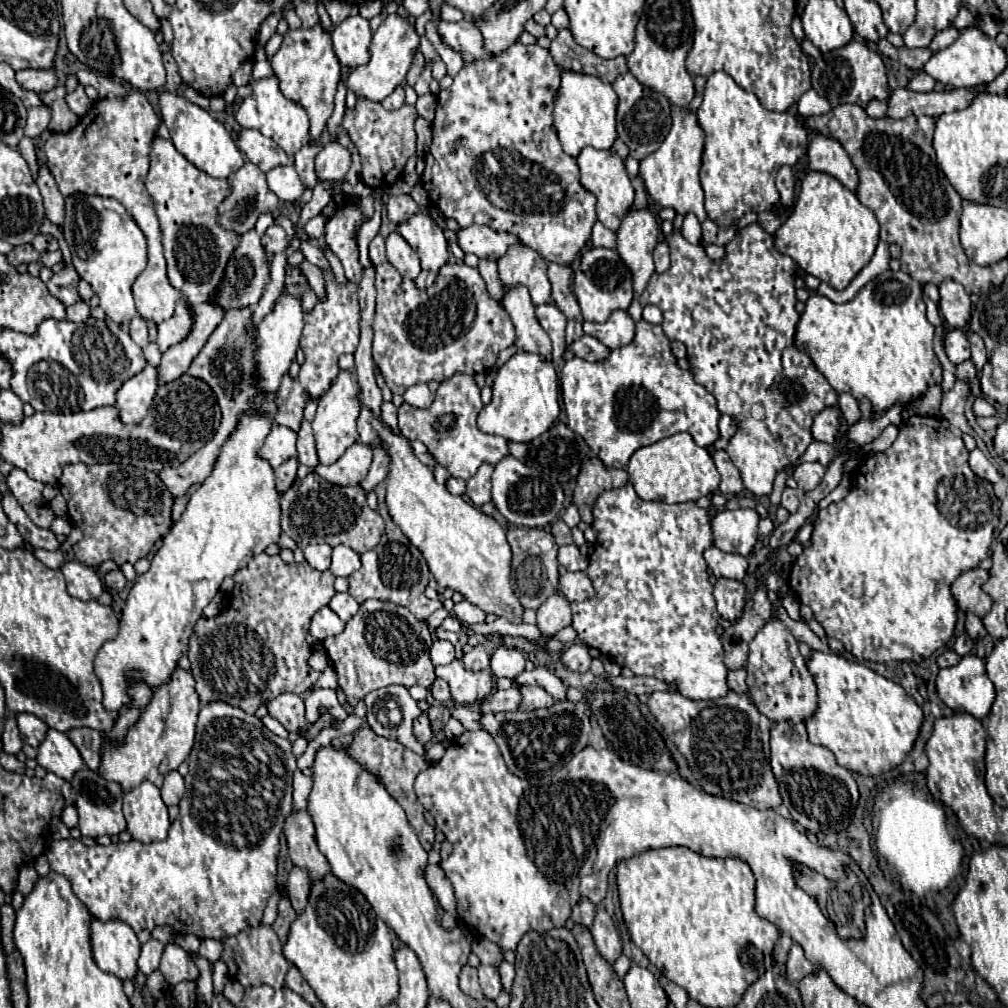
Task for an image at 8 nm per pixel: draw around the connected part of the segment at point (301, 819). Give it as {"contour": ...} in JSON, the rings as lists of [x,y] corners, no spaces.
{"contour":[[[307,810],[291,814],[285,820],[285,838],[289,844],[289,858],[293,866],[299,866],[309,872],[309,878],[323,878],[331,872],[327,858],[319,852],[315,842],[315,826]]]}

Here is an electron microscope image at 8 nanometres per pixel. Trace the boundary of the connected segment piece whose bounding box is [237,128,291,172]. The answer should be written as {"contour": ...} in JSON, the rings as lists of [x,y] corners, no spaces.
{"contour":[[[241,128],[237,146],[247,156],[247,160],[257,164],[263,172],[267,172],[279,164],[291,164],[291,158],[271,138],[265,138],[257,130]]]}

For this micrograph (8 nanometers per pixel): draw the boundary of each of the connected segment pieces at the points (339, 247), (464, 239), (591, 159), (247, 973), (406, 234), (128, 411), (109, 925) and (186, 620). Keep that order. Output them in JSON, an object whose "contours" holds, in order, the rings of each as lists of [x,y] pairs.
{"contours":[[[[341,204],[337,206],[335,214],[329,218],[325,226],[329,248],[339,256],[347,280],[357,284],[363,276],[363,268],[359,264],[359,250],[357,242],[353,240],[353,232],[359,230],[361,224],[363,224],[361,208],[357,204]]],[[[469,226],[459,230],[459,246],[477,258],[503,258],[511,246],[521,246],[515,234],[495,232],[489,226]]],[[[583,148],[581,154],[577,156],[577,164],[579,164],[579,172],[581,172],[581,184],[585,190],[589,190],[591,194],[595,194],[597,198],[597,218],[613,232],[617,232],[617,228],[621,226],[623,214],[631,208],[633,204],[633,186],[631,186],[631,178],[625,170],[623,158],[619,158],[619,154],[615,154],[613,150],[597,150],[597,148]]],[[[263,924],[257,928],[247,928],[247,930],[239,932],[237,938],[235,936],[225,938],[225,948],[223,948],[221,958],[229,966],[229,976],[239,980],[245,988],[267,984],[267,986],[273,986],[275,990],[279,990],[279,988],[283,988],[285,974],[291,968],[289,960],[283,956],[283,946],[279,942],[277,934],[273,932],[271,926],[263,926]]],[[[419,212],[411,216],[407,222],[397,226],[397,232],[419,254],[423,270],[437,274],[439,268],[449,260],[449,246],[445,234],[427,214]]],[[[145,366],[143,372],[123,382],[117,394],[117,414],[121,422],[135,424],[147,416],[147,410],[157,392],[157,368]]],[[[91,920],[91,950],[95,964],[121,980],[133,980],[141,944],[123,920]]],[[[283,290],[283,294],[277,298],[273,310],[257,324],[257,330],[255,330],[255,344],[257,344],[257,350],[255,350],[255,374],[253,374],[255,380],[253,380],[253,386],[257,388],[257,396],[249,402],[249,408],[251,408],[251,410],[245,412],[245,414],[241,414],[241,418],[239,418],[235,430],[231,432],[231,436],[227,438],[227,442],[221,446],[221,452],[219,452],[219,456],[217,456],[217,460],[215,460],[215,466],[213,466],[213,472],[203,480],[203,484],[199,486],[199,490],[191,494],[191,498],[189,498],[189,502],[187,502],[187,508],[185,508],[183,516],[171,526],[169,534],[163,538],[163,546],[161,546],[161,548],[157,550],[157,554],[153,556],[151,568],[149,568],[145,574],[141,574],[141,576],[137,578],[137,582],[133,584],[133,588],[129,590],[129,598],[127,598],[123,616],[121,616],[121,628],[119,628],[117,638],[105,642],[105,644],[101,646],[97,658],[95,658],[95,674],[99,676],[101,686],[103,686],[103,706],[105,706],[107,710],[119,710],[119,708],[123,708],[125,704],[129,704],[129,696],[127,696],[127,684],[129,684],[129,680],[139,680],[139,678],[143,678],[143,680],[147,680],[147,684],[151,684],[153,688],[157,688],[159,684],[167,682],[169,676],[171,676],[171,672],[173,672],[175,666],[177,666],[179,656],[181,656],[183,652],[187,652],[187,642],[189,642],[189,636],[193,634],[195,622],[201,618],[203,608],[205,608],[205,606],[211,602],[211,598],[217,594],[217,590],[219,590],[223,578],[233,576],[237,570],[241,570],[243,566],[247,566],[247,562],[249,562],[255,554],[261,554],[271,542],[279,542],[279,534],[281,534],[281,526],[279,526],[279,516],[281,516],[281,510],[279,510],[279,492],[275,490],[275,474],[273,474],[273,468],[271,468],[271,464],[269,464],[265,458],[259,458],[259,450],[261,450],[261,446],[263,446],[267,434],[269,434],[271,428],[273,428],[273,422],[275,422],[273,416],[277,414],[277,404],[275,404],[277,390],[279,390],[281,378],[289,372],[289,366],[291,366],[291,362],[295,360],[295,352],[297,352],[297,348],[299,348],[301,330],[303,330],[303,308],[301,308],[301,300],[299,300],[297,296],[293,296],[291,292]]]]}

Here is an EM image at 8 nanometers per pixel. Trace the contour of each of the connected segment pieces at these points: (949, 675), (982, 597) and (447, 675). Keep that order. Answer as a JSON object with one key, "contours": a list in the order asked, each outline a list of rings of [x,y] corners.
{"contours":[[[[963,656],[959,664],[939,670],[937,694],[953,712],[971,714],[973,718],[979,718],[979,720],[983,720],[989,714],[991,704],[995,700],[995,688],[985,672],[985,662],[977,656]]],[[[973,568],[963,572],[953,584],[951,584],[951,594],[957,602],[957,606],[963,612],[971,612],[971,614],[979,614],[979,618],[983,618],[989,610],[993,600],[981,590],[981,586],[985,584],[985,580],[989,578],[989,572],[983,568]]],[[[453,660],[451,664],[435,668],[437,678],[445,680],[451,688],[451,698],[459,704],[475,704],[485,700],[493,690],[493,680],[487,670],[469,672],[463,668],[461,660]]]]}

